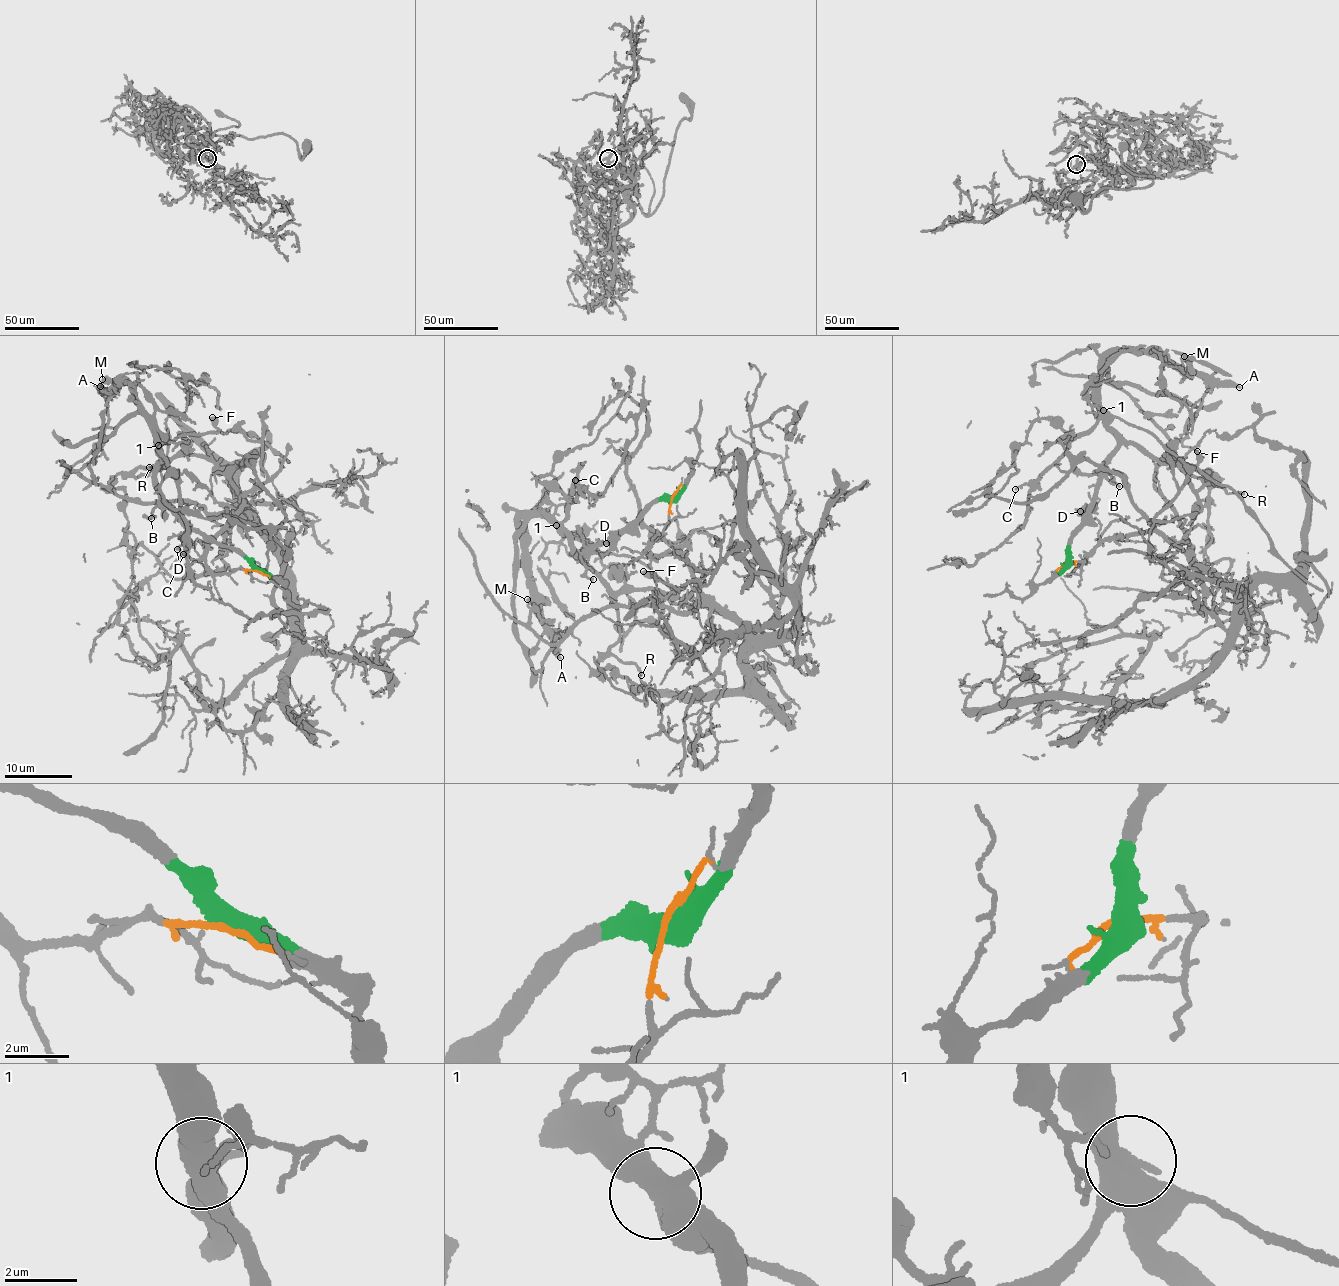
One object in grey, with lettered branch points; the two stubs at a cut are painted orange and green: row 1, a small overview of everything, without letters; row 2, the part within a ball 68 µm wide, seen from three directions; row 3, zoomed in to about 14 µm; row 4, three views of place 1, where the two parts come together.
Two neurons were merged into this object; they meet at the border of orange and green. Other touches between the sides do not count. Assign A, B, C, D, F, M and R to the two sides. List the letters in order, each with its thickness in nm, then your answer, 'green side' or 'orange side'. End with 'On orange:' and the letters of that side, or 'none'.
A: 380 nm thick; green side
B: 180 nm thick; green side
C: 80 nm thick; green side
D: 200 nm thick; green side
F: 500 nm thick; green side
M: 550 nm thick; green side
R: 220 nm thick; green side
On orange: none

